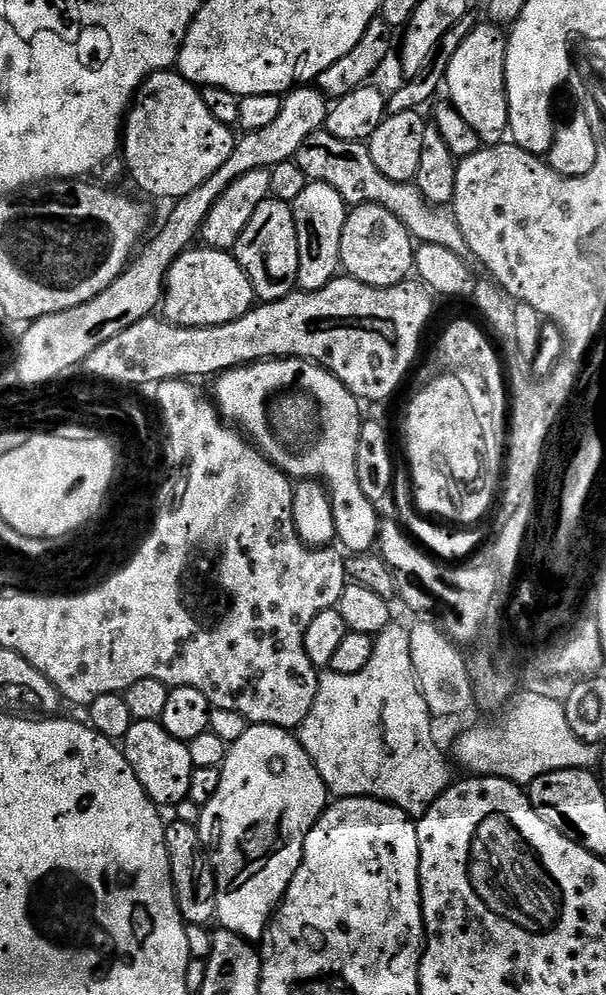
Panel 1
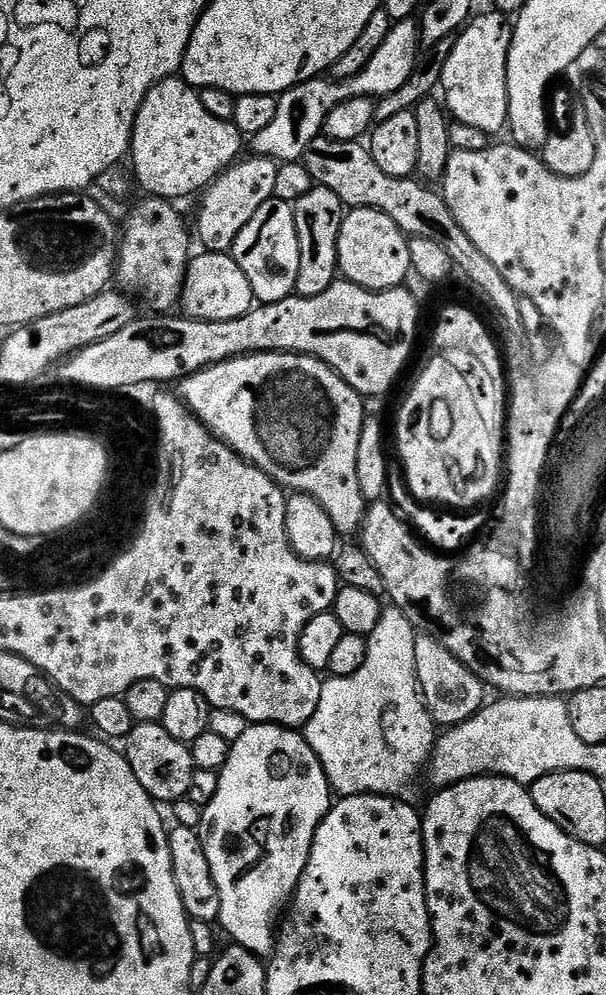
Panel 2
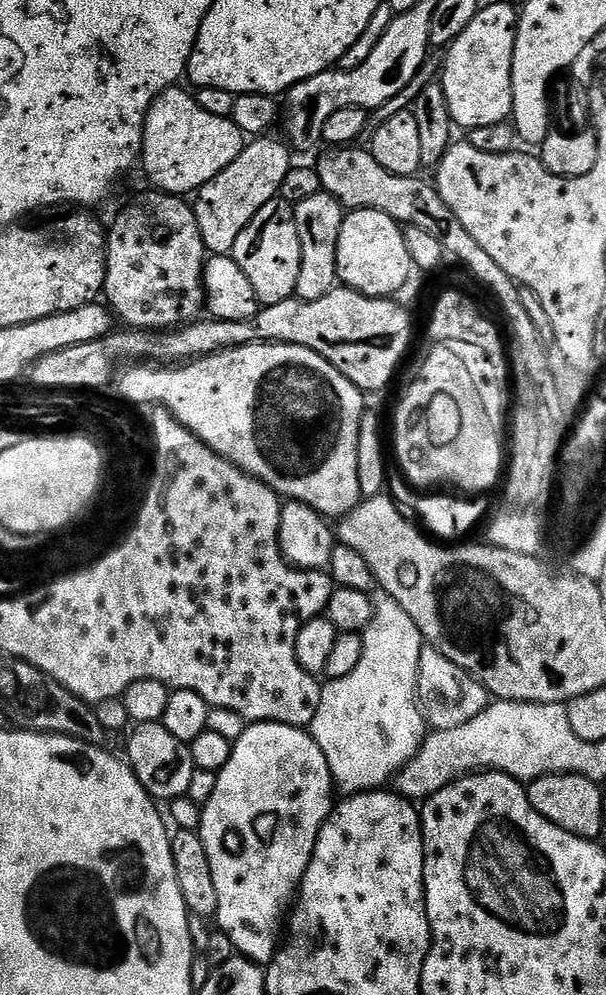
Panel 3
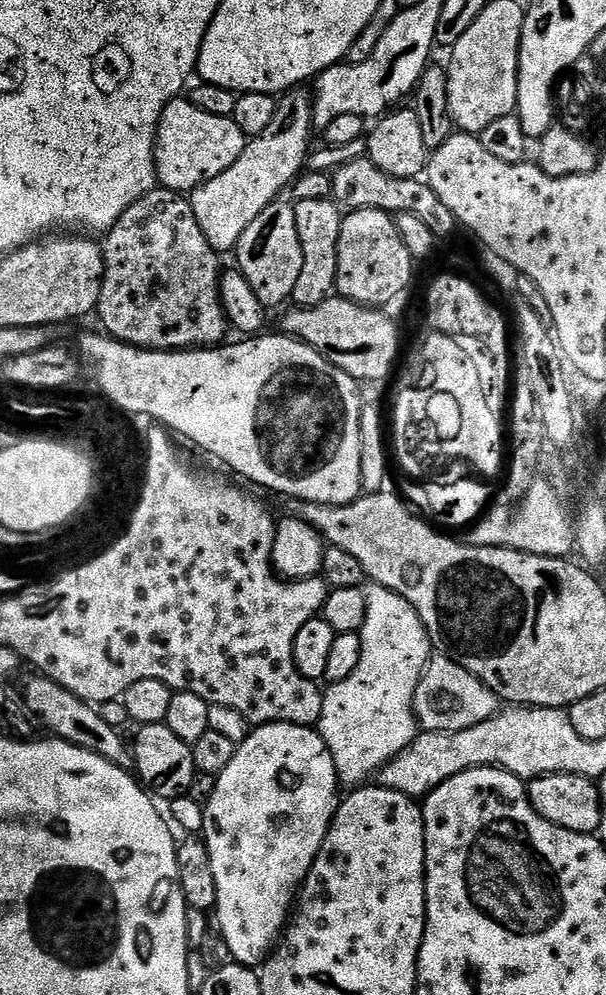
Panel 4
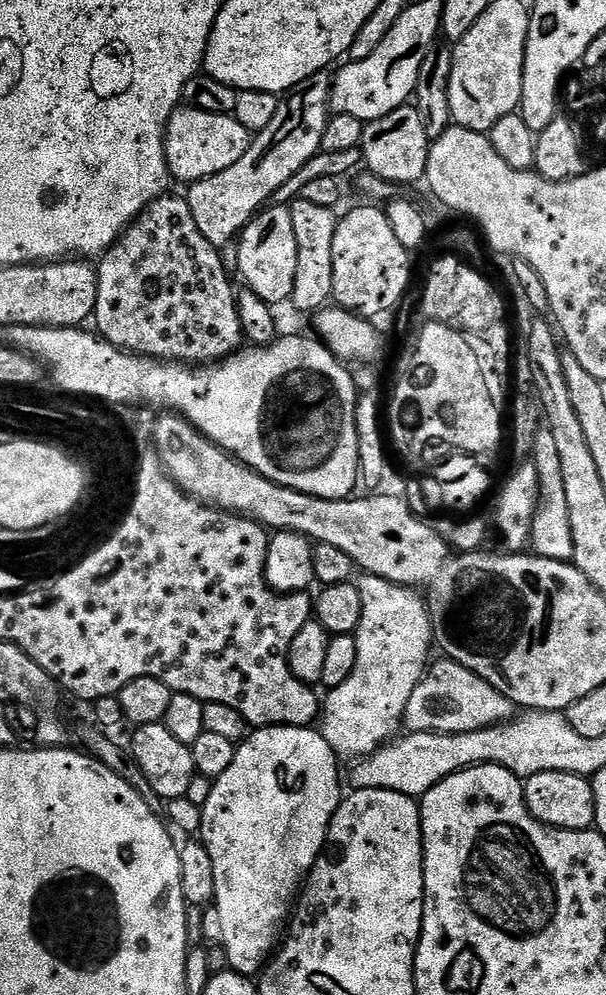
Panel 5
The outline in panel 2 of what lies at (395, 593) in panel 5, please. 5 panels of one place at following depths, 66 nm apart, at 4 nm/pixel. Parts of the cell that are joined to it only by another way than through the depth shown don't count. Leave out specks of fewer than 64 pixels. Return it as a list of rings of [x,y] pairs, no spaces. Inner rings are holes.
[[[395,606],[385,607],[382,618],[378,622],[378,626],[374,626],[374,630],[367,636],[368,649],[366,650],[366,662],[362,662],[362,666],[349,679],[347,676],[332,676],[325,679],[322,683],[322,698],[318,698],[318,710],[314,710],[314,718],[310,718],[310,722],[305,724],[302,729],[304,741],[310,746],[310,750],[314,750],[314,754],[318,754],[318,762],[322,762],[322,770],[326,770],[326,778],[331,786],[333,793],[337,797],[345,796],[391,796],[393,798],[403,797],[403,792],[408,792],[412,788],[412,783],[416,780],[416,775],[425,771],[429,756],[432,755],[432,747],[436,745],[436,737],[438,735],[438,725],[434,721],[431,713],[424,703],[424,698],[420,693],[419,678],[416,677],[415,668],[415,640],[418,635],[418,629],[412,623],[412,617],[406,612],[401,612]]]

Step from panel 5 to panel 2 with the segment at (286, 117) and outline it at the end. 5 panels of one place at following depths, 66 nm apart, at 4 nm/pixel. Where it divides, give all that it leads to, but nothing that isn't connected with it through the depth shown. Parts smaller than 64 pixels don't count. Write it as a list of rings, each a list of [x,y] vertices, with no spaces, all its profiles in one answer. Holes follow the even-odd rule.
[[[252,154],[249,157],[249,160],[241,159],[221,172],[199,197],[200,213],[196,216],[196,224],[194,220],[194,236],[205,252],[231,253],[246,222],[250,222],[250,218],[258,214],[262,202],[274,197],[274,181],[278,179],[280,164],[265,156]]]

